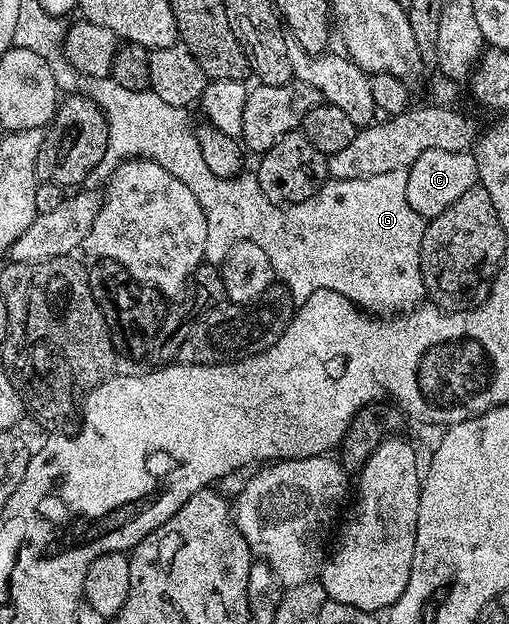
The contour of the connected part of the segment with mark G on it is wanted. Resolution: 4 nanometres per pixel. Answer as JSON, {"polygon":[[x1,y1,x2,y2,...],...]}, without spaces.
{"polygon":[[112,76,107,77,91,77,84,82,84,92,93,98,101,114,105,117,105,121,109,125,109,134,107,135,107,147,105,154,101,160,101,165,106,170,112,171,126,159,141,158,146,161,154,161,159,163,159,167,163,167,167,171,171,171,171,175,175,175,175,179,179,179,183,183,187,183,187,187,191,187,191,195,195,195,195,199,199,199,199,207,203,207,203,215,207,219,207,243,205,244,205,261,209,263,220,263,225,260,229,253,230,247,236,245,238,241,250,241,263,249,267,255,267,259,271,263,274,274,289,288,289,293,293,297,297,297,298,302,308,299,313,293,317,293,320,289,327,291,335,291,339,295,343,295,347,300,353,302,358,307,366,307,365,305,405,305,401,307,413,307,422,300,421,297,425,293,426,286,423,284,420,271,420,243,423,240,423,233,426,222,414,211,411,203,407,201,407,179,408,172,405,169,396,169,395,171,387,171,387,175,371,175,367,179,343,179,335,181,326,180,321,188,317,190,314,197,308,197,306,201,300,201,298,205,274,205,272,201,267,199,267,195,263,195,263,191,259,187,256,176,240,175,231,178,220,178,207,167,200,151,200,143,194,130,190,127,189,121,185,118,186,110,180,105,172,105,171,103,163,103,160,93,152,91,131,91,127,87,123,87,119,82,114,81]]}

